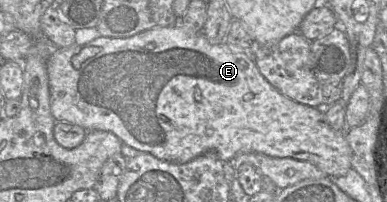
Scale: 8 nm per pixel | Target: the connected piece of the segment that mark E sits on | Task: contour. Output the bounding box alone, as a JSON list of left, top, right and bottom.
[46,22,352,178]

